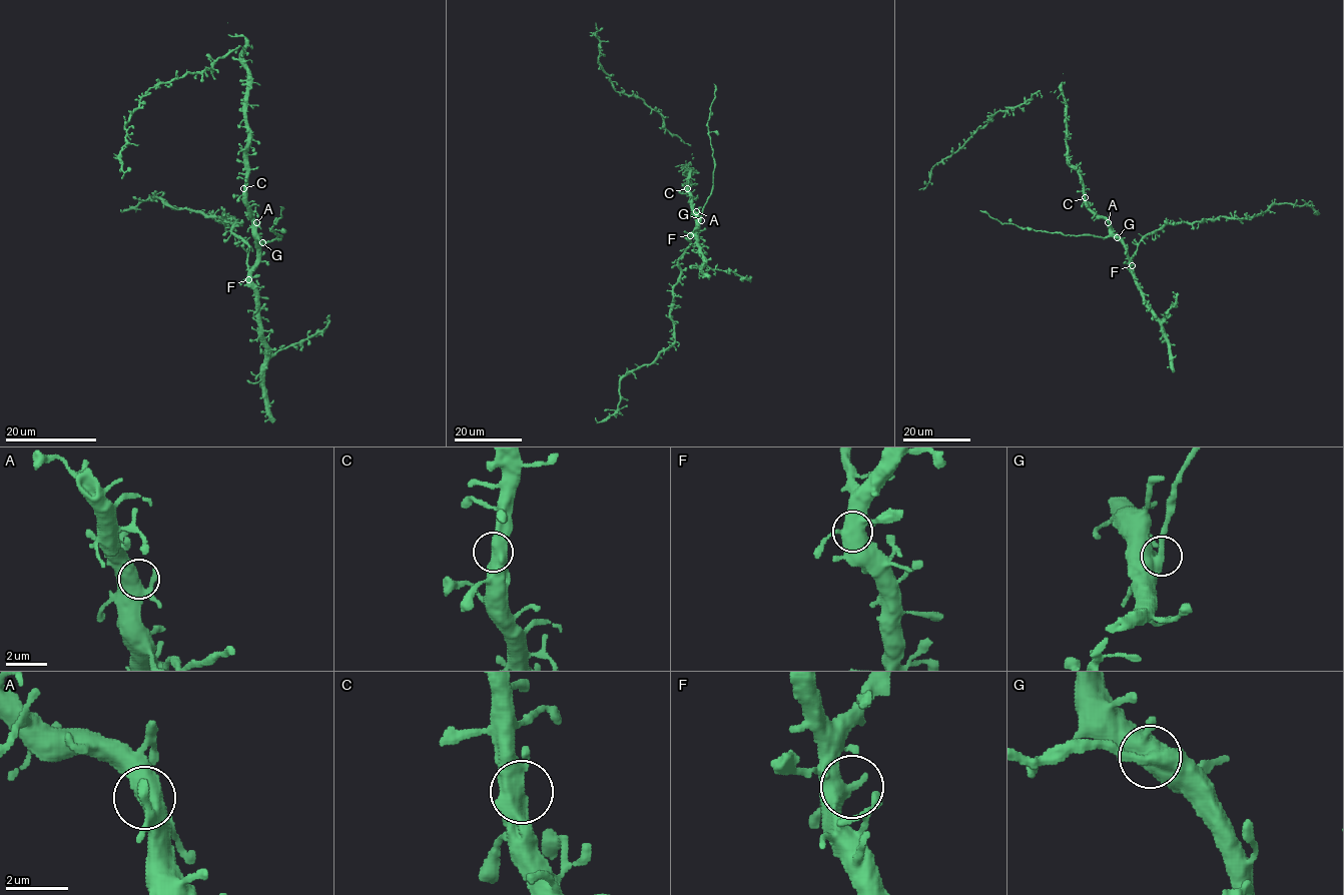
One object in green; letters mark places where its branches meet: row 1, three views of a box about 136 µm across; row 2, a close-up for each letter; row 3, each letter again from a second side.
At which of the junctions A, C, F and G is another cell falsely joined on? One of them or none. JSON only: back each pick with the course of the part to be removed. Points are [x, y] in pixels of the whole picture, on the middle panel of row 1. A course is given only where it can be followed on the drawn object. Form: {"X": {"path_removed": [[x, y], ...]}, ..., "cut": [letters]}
{"G": {"path_removed": [[700, 220], [701, 210], [711, 192], [714, 167], [707, 122], [715, 95], [714, 84]]}, "cut": ["G"]}

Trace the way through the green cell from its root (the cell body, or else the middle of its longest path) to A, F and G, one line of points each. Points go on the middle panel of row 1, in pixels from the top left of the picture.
A: (689, 187), (690, 205), (696, 211)
F: (689, 187), (689, 205), (696, 225), (690, 235)
G: (689, 187), (690, 207), (700, 220)

